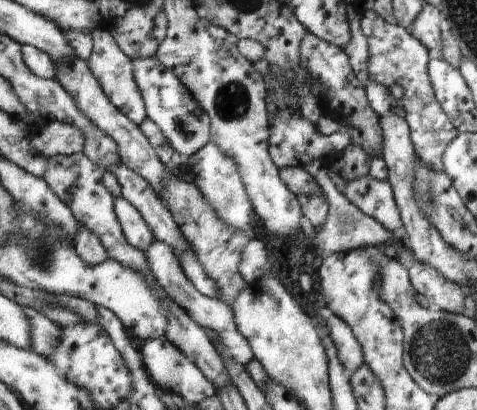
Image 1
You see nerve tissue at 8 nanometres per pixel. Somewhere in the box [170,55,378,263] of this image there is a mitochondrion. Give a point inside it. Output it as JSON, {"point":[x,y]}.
{"point":[233,101]}

